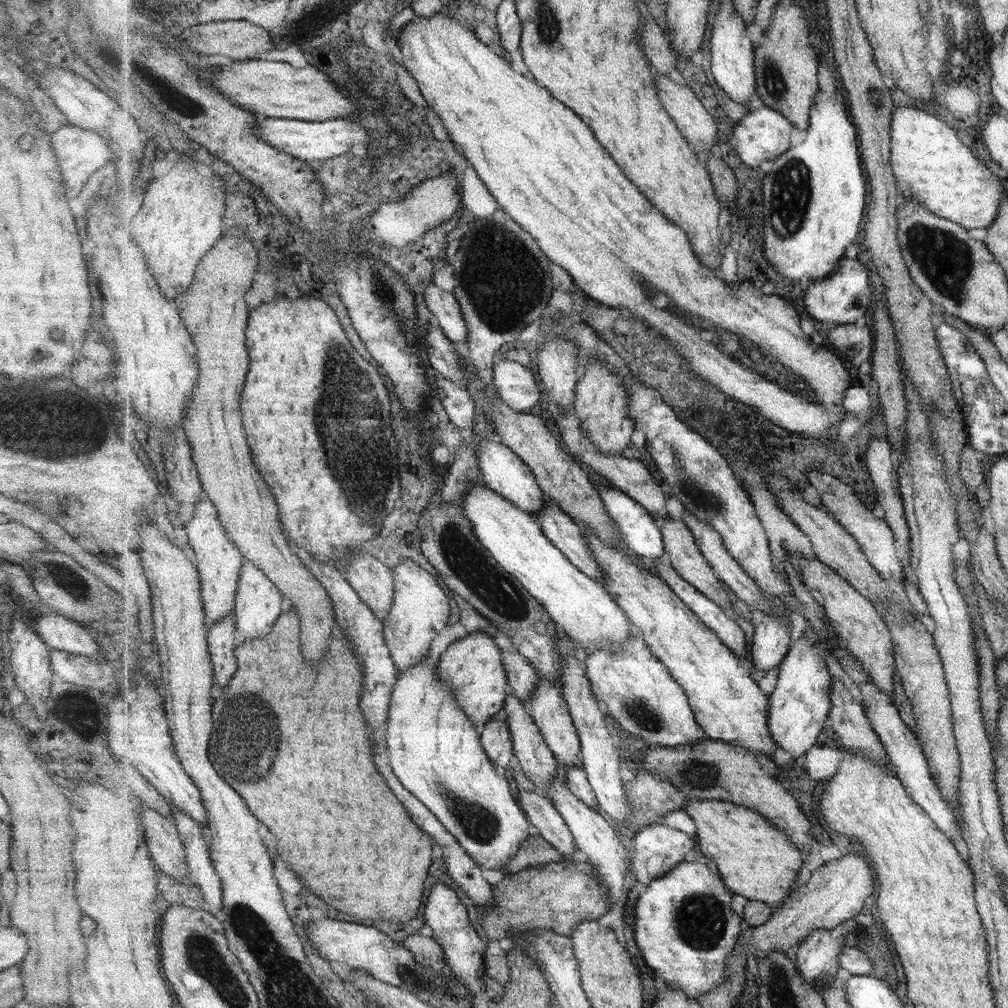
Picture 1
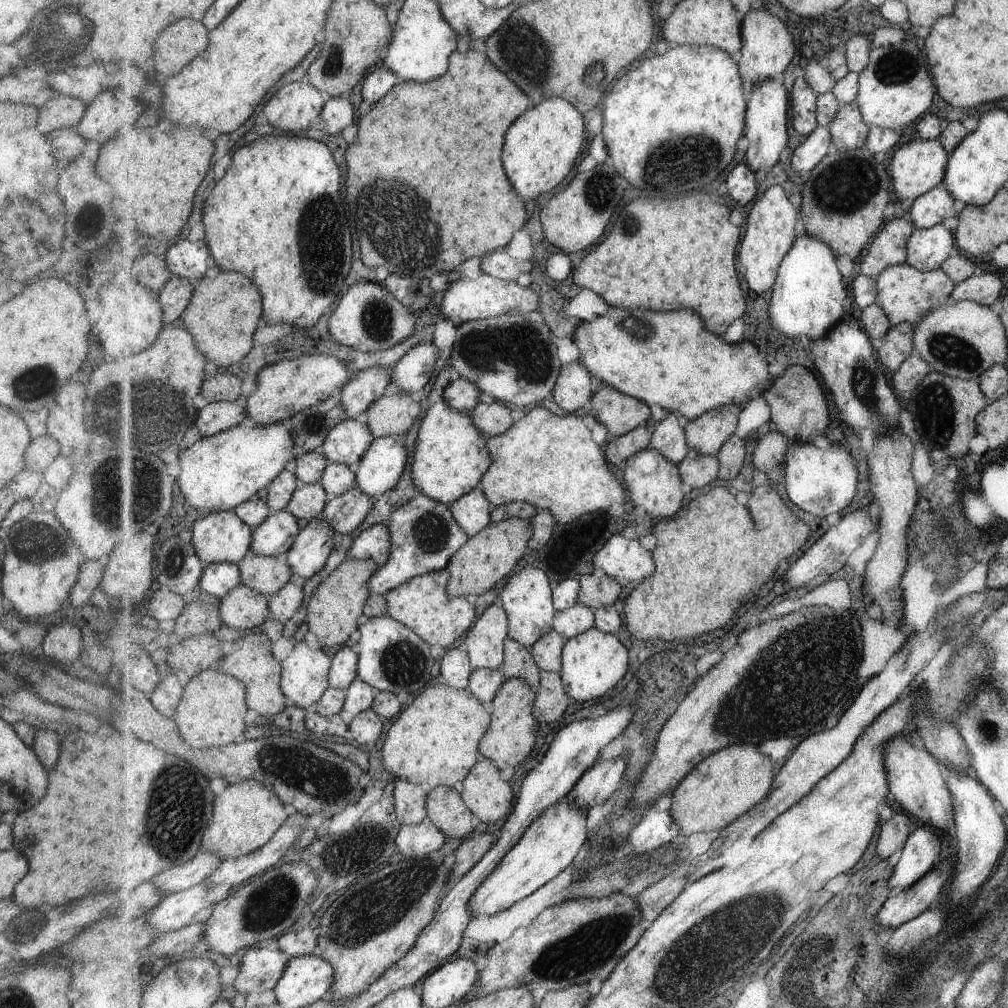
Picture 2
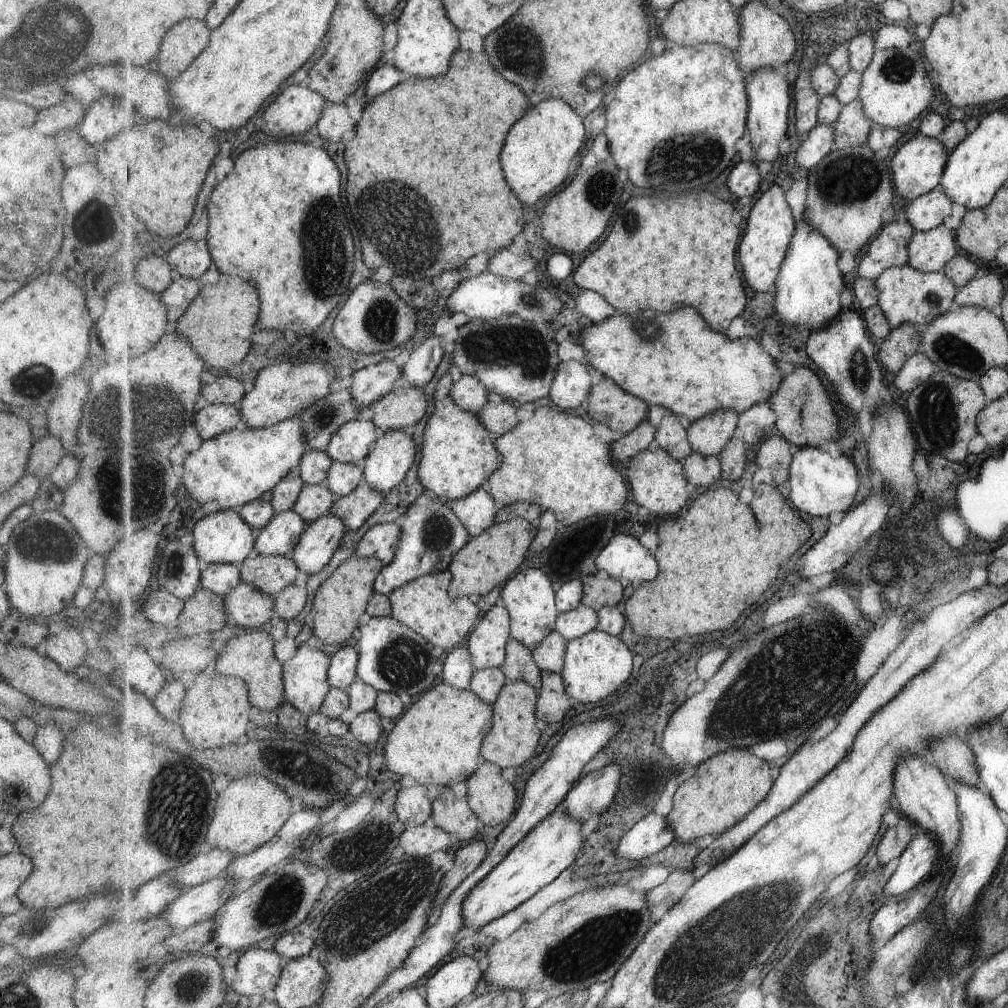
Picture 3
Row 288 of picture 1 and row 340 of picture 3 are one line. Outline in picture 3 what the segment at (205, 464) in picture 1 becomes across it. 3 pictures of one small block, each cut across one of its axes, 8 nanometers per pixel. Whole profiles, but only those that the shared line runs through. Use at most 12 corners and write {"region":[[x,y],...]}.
{"region":[[220,273],[174,326],[207,369],[251,352],[259,292]]}

